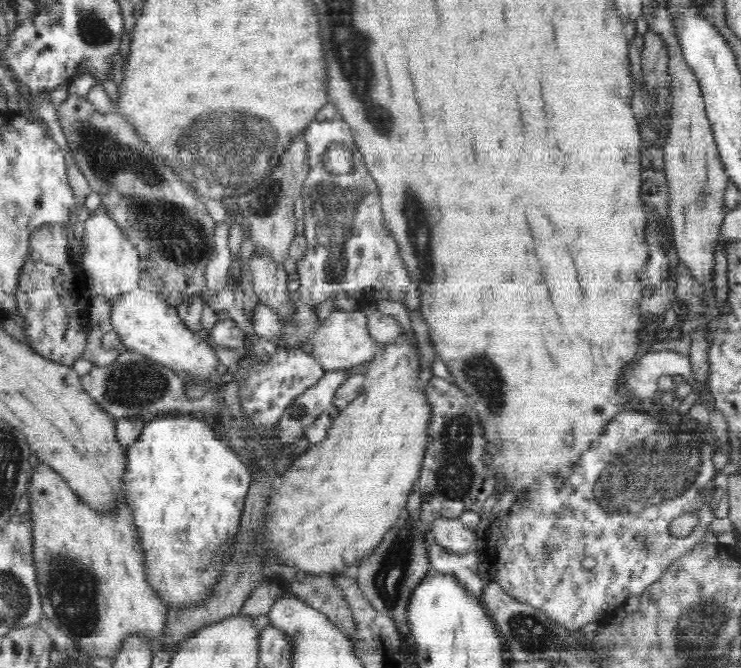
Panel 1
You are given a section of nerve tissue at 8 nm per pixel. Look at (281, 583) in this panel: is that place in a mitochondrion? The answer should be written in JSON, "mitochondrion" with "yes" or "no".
{"mitochondrion":"no"}

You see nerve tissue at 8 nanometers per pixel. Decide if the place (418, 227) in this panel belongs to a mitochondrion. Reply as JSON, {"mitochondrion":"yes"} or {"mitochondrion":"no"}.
{"mitochondrion":"yes"}

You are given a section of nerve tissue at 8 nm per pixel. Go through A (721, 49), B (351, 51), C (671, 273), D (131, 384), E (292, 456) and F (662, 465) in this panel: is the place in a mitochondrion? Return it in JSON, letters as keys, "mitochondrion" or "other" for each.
{"A":"other","B":"mitochondrion","C":"other","D":"mitochondrion","E":"other","F":"mitochondrion"}

